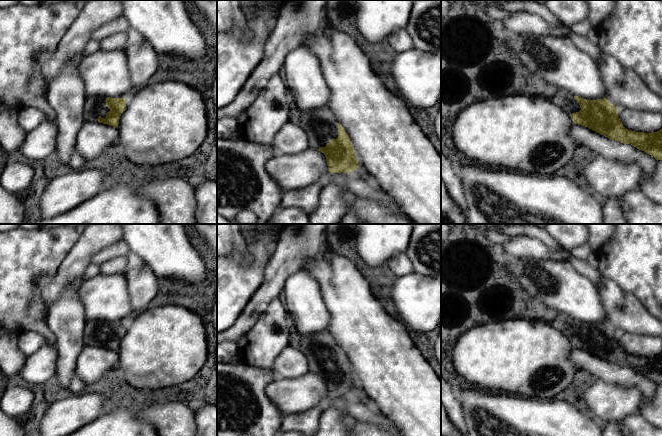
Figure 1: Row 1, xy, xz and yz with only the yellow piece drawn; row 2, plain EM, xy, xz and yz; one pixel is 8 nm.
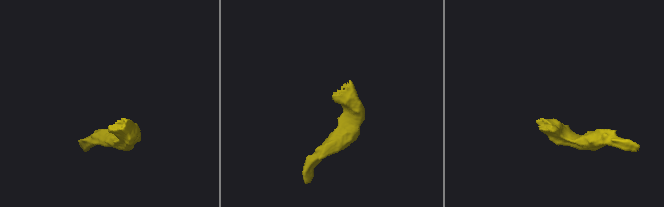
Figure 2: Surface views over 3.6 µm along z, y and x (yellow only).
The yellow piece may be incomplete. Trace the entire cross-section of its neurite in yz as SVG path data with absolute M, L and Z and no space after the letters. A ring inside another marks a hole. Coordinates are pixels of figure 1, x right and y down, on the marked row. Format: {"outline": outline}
{"outline": "M542 86L540 93L569 114L575 124L620 143L631 144L657 161L662 160L662 129L653 133L626 129L619 119L618 108L606 98L587 100L555 86Z"}

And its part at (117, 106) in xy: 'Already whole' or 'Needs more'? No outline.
Needs more

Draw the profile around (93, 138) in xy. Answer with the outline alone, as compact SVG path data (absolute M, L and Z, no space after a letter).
M84 121L77 133L75 149L86 160L96 159L106 148L119 140L116 127L93 121Z

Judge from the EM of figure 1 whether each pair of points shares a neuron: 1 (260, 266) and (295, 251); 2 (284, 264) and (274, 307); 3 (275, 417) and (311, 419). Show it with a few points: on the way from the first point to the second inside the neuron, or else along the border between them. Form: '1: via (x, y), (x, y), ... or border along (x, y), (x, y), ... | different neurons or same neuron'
1: border along (276, 241), (264, 280), (259, 285) | different neurons
2: border along (281, 296), (275, 297), (261, 315) | different neurons
3: border along (283, 417), (280, 425) | different neurons

